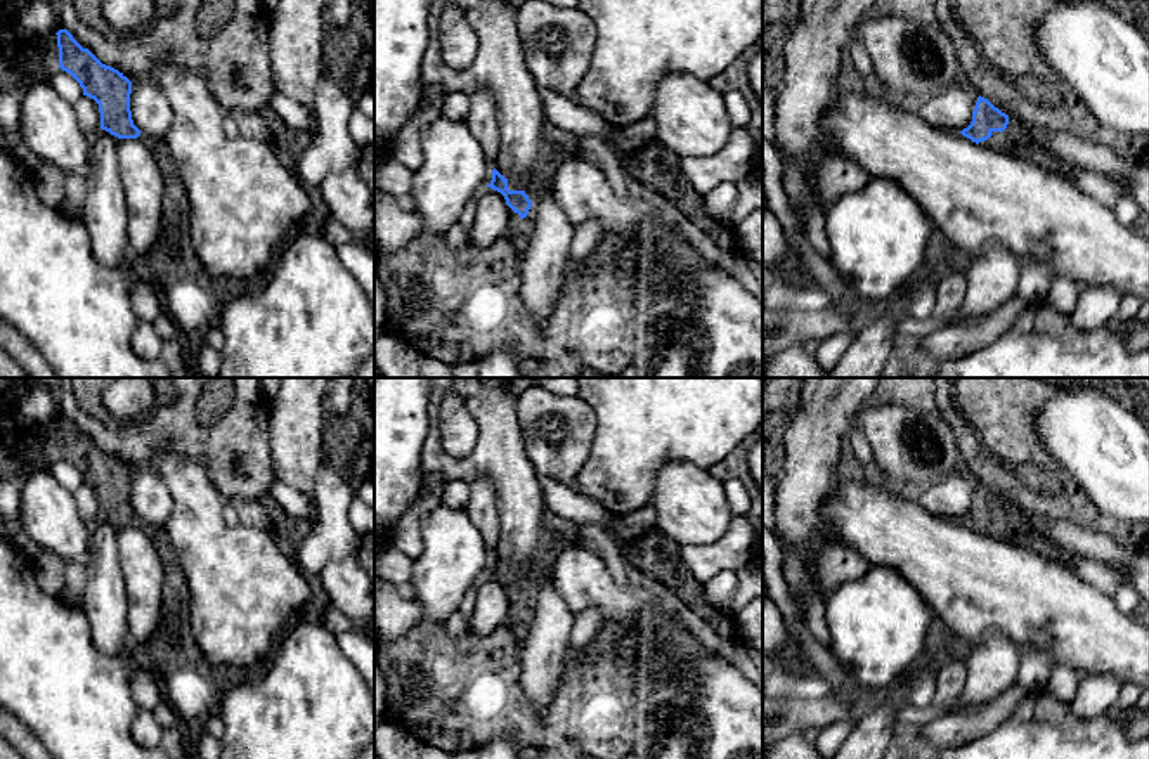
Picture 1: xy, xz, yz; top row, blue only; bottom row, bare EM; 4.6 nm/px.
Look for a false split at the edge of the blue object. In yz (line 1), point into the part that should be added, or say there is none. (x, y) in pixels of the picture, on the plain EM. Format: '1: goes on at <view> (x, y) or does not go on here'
1: goes on at yz (1004, 532)

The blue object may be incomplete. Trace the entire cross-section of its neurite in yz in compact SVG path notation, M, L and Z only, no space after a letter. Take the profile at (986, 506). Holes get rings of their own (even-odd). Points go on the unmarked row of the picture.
M979 483L972 501L972 509L960 522L976 532L988 532L1002 541L1014 541L1017 535L1002 522L1007 513L1009 504Z

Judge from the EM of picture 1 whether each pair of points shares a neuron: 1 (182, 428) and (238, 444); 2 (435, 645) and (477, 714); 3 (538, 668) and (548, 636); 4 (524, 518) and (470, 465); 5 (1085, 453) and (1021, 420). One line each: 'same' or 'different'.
1: same
2: same
3: same
4: same
5: different

